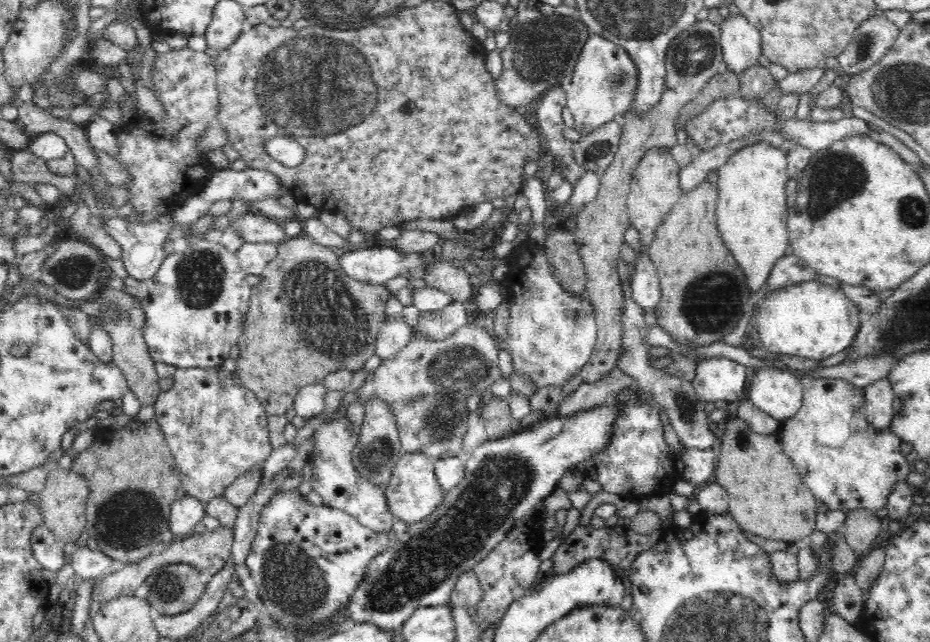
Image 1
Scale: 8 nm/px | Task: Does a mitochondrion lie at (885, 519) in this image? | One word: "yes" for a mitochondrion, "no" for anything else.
no

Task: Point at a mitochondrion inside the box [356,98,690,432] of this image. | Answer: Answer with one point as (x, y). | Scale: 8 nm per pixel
(458, 369)

